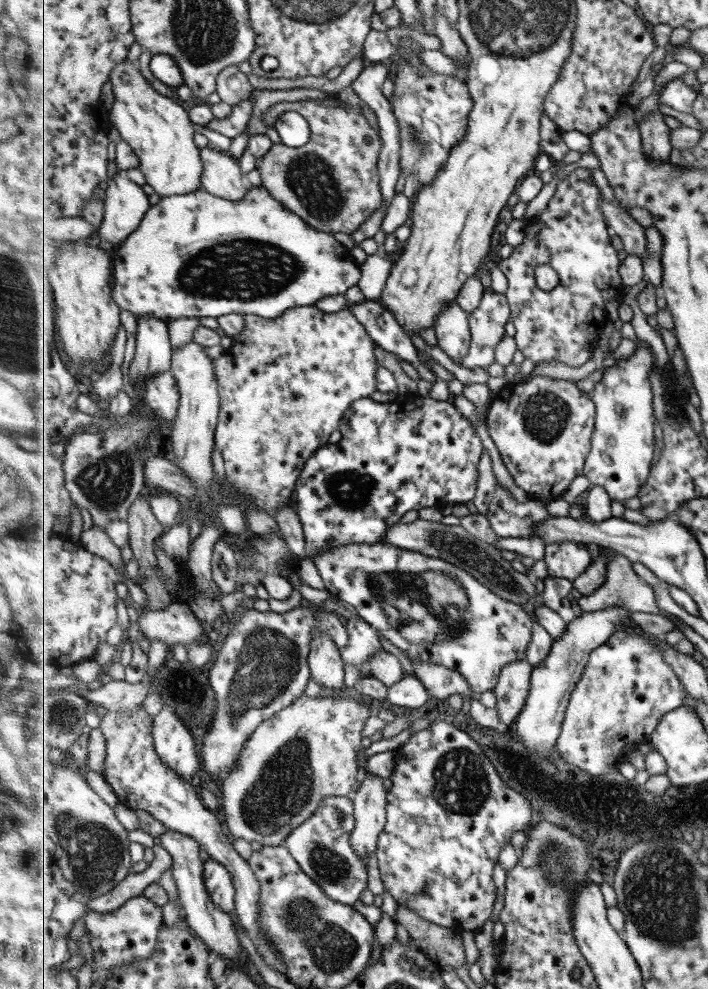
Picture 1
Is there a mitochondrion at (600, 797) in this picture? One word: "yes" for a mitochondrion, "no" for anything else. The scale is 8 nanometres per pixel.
yes

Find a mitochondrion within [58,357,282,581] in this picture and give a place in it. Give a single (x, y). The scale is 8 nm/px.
(106, 482)

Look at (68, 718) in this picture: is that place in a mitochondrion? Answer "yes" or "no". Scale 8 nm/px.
yes

